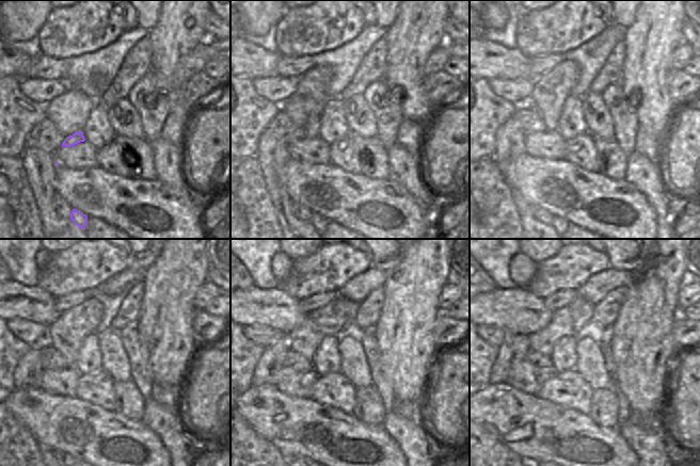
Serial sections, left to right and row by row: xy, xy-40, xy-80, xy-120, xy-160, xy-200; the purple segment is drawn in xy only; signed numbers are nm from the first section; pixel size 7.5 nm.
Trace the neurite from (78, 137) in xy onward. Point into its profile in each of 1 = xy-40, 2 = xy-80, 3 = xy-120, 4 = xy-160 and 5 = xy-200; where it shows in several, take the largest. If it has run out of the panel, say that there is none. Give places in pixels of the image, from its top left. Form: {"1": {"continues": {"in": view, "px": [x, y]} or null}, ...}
{"1": {"continues": {"in": "xy-40", "px": [312, 128]}}, "2": {"continues": {"in": "xy-80", "px": [551, 89]}}, "3": {"continues": {"in": "xy-120", "px": [66, 335]}}, "4": {"continues": {"in": "xy-160", "px": [327, 321]}}, "5": {"continues": {"in": "xy-200", "px": [567, 321]}}}

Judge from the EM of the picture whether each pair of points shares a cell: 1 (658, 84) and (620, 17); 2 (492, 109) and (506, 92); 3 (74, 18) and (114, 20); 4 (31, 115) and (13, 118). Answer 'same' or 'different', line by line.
1: different
2: different
3: same
4: same

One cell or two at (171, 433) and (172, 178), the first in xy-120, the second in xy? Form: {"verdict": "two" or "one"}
{"verdict": "one"}

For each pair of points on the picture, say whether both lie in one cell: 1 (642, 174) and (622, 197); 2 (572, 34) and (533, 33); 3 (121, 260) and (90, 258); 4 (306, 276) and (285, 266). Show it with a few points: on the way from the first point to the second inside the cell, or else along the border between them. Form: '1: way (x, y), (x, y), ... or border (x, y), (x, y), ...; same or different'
1: border (623, 179), (630, 182), (646, 198), (649, 205); different
2: way (562, 33), (542, 33); same
3: way (113, 260), (109, 260), (101, 253), (97, 255); same
4: border (292, 261), (290, 272), (280, 283); different

